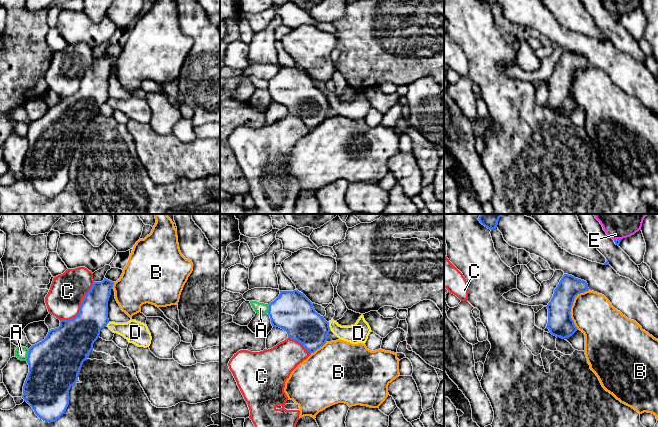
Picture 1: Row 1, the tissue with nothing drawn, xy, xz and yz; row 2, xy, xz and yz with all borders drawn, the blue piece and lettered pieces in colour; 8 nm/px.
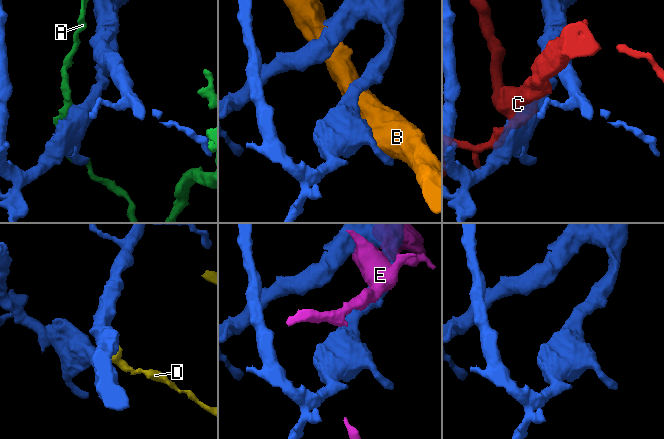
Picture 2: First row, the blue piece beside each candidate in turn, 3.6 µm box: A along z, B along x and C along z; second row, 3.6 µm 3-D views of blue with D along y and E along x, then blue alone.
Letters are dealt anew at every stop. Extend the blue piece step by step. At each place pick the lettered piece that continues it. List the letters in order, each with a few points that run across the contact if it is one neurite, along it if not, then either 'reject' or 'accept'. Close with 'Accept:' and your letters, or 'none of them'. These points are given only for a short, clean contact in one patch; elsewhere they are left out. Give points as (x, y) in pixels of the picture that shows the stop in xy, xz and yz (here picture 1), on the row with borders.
A: reject
B: reject
C: reject
D: line xz (328, 322), (330, 328); reject
E: reject
Accept: none of them

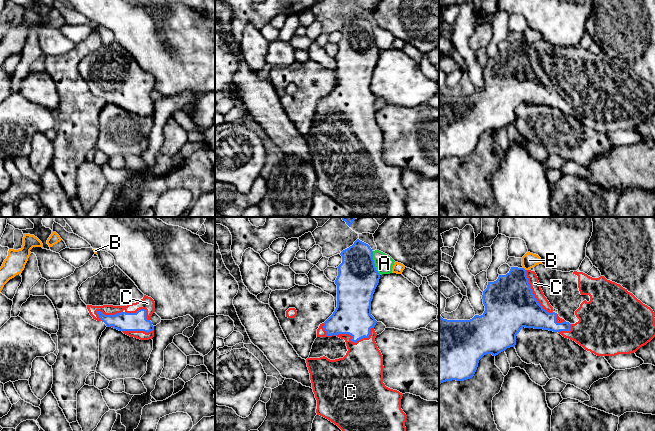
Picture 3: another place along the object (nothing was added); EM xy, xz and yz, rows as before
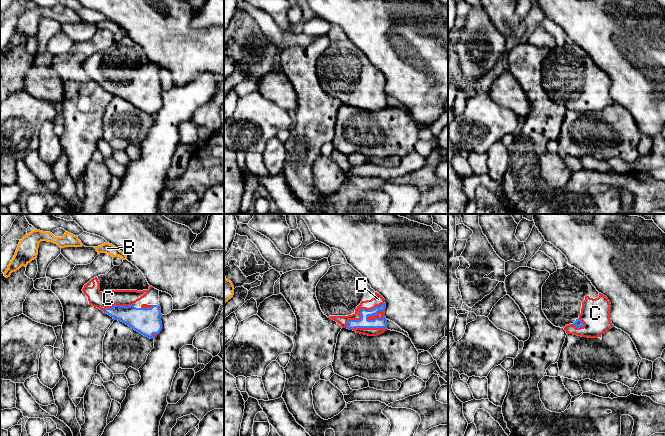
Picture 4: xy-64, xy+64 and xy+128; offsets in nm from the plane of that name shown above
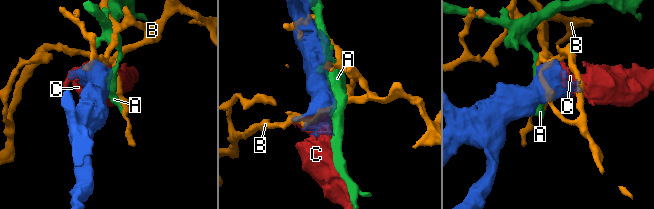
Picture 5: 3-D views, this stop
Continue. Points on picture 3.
A: line xz (372, 251), (375, 269), (380, 274); reject
B: reject
C: accept
Accept: C

